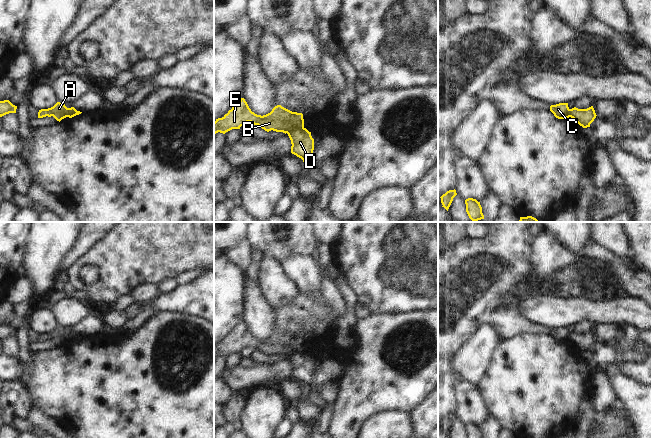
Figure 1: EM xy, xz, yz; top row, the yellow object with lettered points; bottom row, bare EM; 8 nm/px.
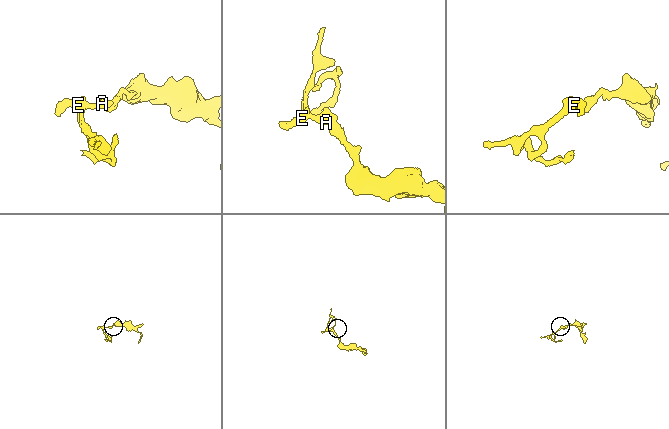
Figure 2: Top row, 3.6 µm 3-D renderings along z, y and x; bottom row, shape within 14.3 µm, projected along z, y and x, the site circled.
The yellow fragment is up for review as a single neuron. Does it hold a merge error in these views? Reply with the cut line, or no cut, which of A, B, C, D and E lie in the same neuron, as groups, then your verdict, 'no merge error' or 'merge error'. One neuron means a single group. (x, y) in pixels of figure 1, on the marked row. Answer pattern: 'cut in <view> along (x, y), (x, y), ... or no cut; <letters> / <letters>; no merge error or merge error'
cut in xz along (303, 126), (293, 128), (287, 133); A B C E / D; merge error

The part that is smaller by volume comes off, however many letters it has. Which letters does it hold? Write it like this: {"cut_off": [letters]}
{"cut_off": ["A", "B", "C", "E"]}

